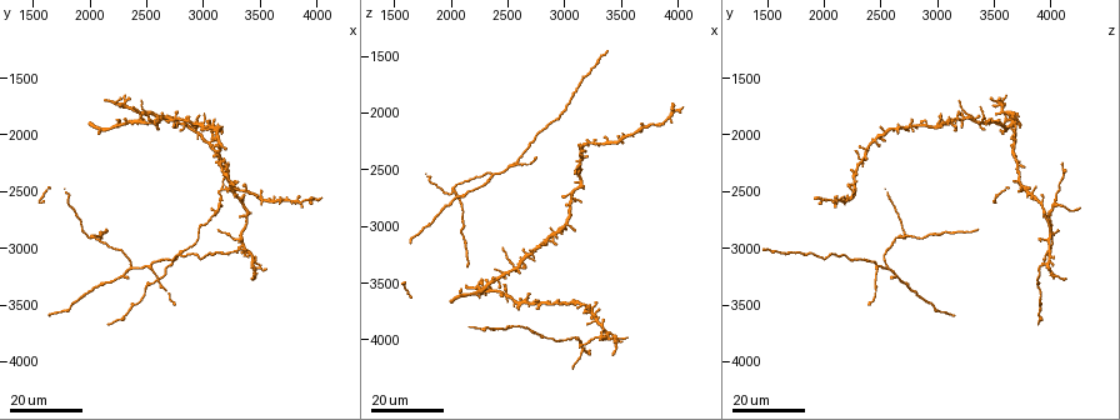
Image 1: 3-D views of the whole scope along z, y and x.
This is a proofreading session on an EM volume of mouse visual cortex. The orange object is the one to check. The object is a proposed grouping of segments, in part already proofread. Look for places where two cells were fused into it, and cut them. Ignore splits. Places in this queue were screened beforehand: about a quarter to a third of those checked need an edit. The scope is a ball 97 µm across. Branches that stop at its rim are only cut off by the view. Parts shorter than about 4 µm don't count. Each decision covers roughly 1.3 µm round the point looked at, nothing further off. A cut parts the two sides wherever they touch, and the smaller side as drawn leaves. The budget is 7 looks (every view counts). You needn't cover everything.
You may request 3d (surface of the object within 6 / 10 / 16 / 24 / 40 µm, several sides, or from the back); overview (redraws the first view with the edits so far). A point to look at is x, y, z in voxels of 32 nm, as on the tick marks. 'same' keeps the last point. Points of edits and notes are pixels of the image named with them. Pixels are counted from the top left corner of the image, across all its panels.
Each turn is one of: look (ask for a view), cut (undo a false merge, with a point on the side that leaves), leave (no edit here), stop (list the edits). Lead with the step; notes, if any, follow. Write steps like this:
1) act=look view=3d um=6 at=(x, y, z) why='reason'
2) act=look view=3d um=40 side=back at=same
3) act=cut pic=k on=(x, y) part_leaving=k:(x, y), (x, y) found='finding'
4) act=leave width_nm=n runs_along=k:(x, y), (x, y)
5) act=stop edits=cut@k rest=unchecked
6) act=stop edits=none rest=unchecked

act=look view=3d um=16 at=(2360, 3160, 2560) why='arms part here'

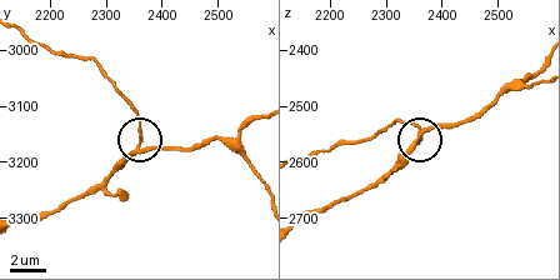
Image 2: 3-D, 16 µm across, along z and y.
act=look view=3d um=10 at=(2360, 3165, 2565)

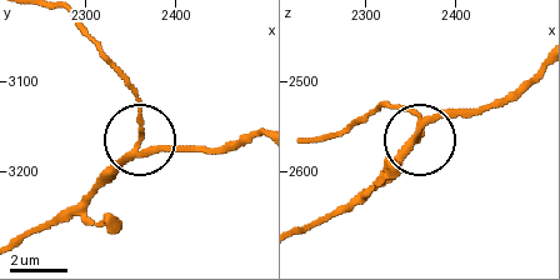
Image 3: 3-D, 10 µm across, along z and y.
act=leave side_arm_um=36 arms=3 found='one cell here'

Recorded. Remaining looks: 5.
act=look view=3d um=24 at=(2460, 1880, 3400) why='four or more arms meet'

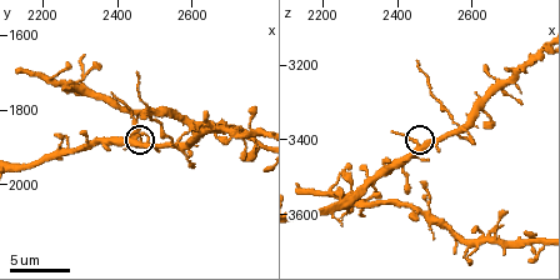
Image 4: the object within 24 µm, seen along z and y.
act=look view=3d um=10 at=(2460, 1880, 3430)

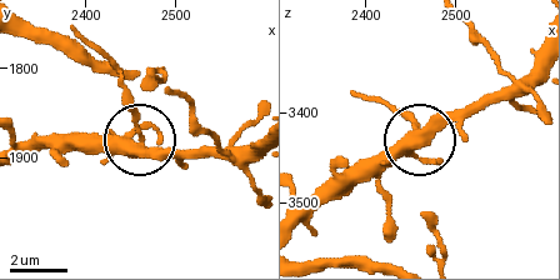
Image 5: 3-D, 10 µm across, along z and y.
act=leave side_arm_um=5 arms=4 found='all the same cell'

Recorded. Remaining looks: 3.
act=look view=3d um=10 at=(2450, 1810, 3580) why='three arms meet'

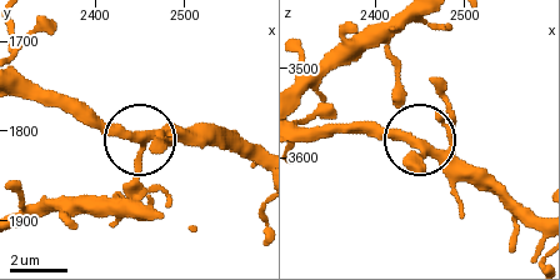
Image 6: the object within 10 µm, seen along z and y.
act=look view=3d um=10 side=back at=(2450, 1805, 3585) why='from behind'

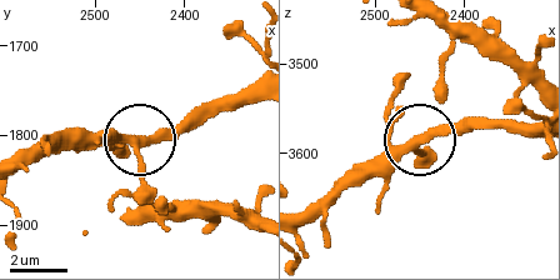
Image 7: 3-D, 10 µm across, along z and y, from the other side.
act=leave found='all the same cell'

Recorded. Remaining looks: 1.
act=stop edits=none rest=unchecked

